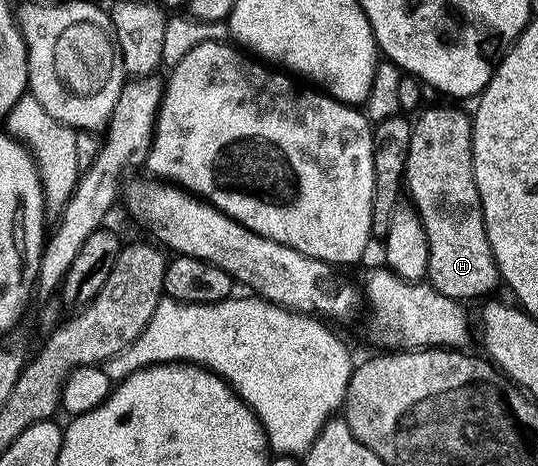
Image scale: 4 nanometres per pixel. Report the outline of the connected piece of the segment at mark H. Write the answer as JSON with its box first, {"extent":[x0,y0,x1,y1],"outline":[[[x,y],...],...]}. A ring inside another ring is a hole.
{"extent":[405,106,501,300],"outline":[[[455,106],[427,108],[414,119],[411,127],[405,175],[406,197],[408,194],[407,198],[419,214],[428,237],[426,281],[437,292],[450,298],[481,300],[494,295],[491,293],[495,285],[500,285],[501,279],[485,232],[481,196],[475,183],[471,143],[473,118],[468,111],[466,114]]]}

